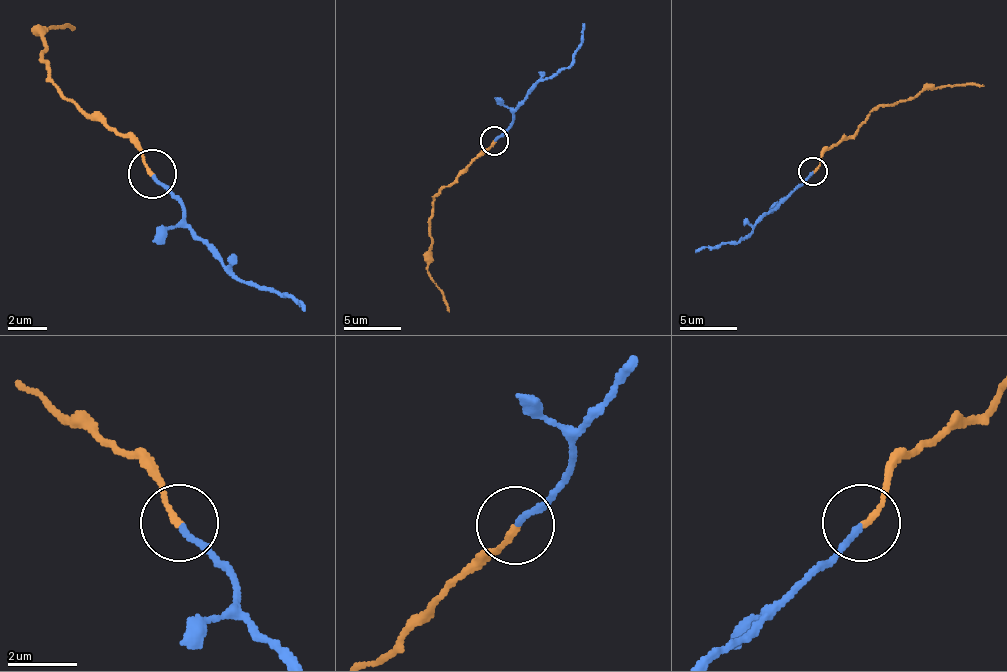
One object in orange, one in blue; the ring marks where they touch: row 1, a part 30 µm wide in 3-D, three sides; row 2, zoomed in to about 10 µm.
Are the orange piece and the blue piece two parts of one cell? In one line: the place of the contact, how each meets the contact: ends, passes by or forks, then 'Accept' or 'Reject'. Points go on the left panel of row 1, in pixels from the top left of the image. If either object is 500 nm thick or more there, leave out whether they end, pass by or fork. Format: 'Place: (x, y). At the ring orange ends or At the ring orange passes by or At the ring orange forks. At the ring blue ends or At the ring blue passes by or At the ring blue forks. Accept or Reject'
Place: (152, 174). At the ring orange ends. At the ring blue ends. Accept

